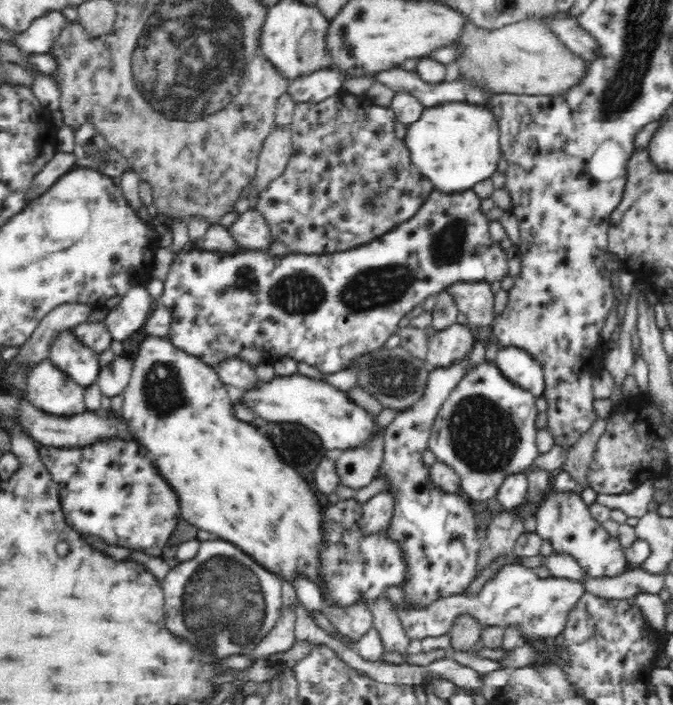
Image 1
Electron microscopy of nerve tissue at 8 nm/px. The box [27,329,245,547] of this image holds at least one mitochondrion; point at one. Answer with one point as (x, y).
(162, 392)

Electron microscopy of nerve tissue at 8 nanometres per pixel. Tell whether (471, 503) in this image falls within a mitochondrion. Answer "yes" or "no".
no

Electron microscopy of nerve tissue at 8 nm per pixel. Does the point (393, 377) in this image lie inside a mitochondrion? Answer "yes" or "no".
yes

